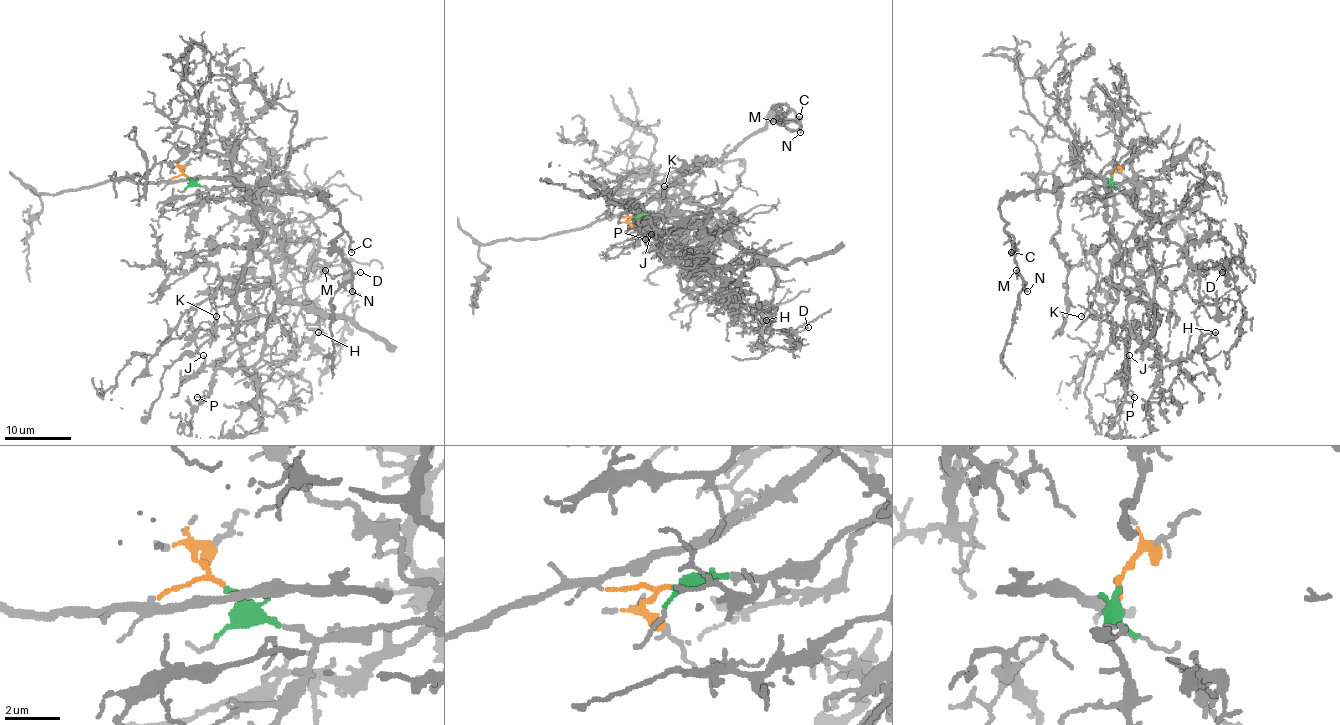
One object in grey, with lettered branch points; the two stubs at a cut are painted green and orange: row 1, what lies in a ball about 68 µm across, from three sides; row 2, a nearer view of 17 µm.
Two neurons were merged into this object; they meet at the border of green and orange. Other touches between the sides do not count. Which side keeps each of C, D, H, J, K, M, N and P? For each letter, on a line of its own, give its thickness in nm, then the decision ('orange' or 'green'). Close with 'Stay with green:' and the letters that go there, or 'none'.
C: 180 nm | orange
D: 170 nm | green
H: 120 nm | green
J: 130 nm | green
K: 130 nm | green
M: 130 nm | orange
N: 140 nm | orange
P: 110 nm | green
Stay with green: D, H, J, K, P

